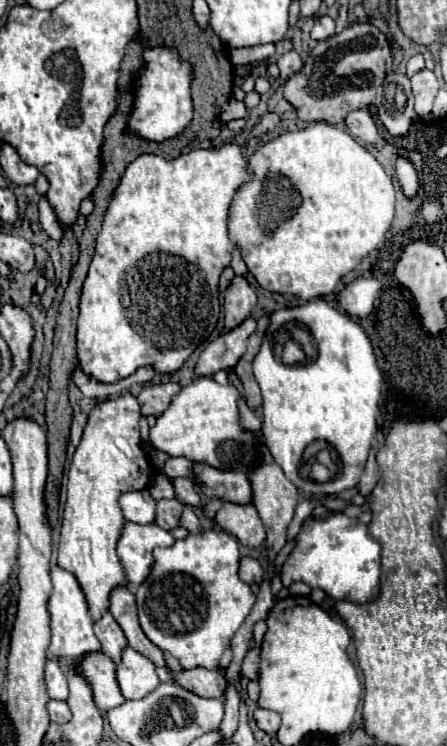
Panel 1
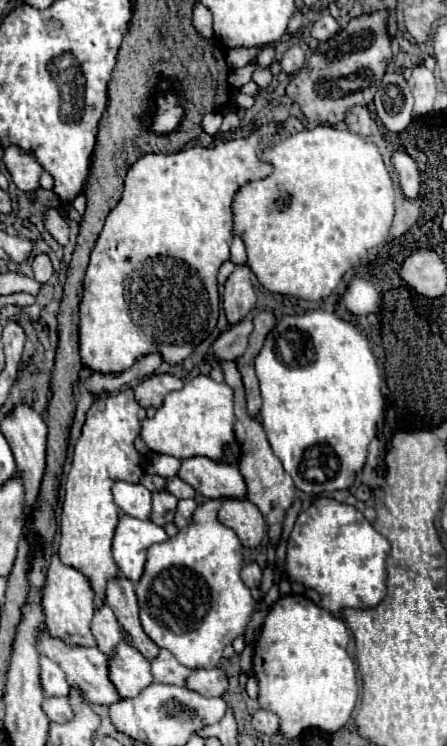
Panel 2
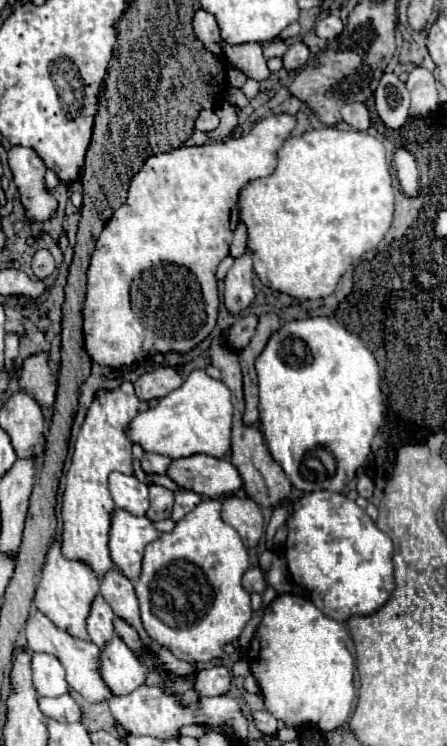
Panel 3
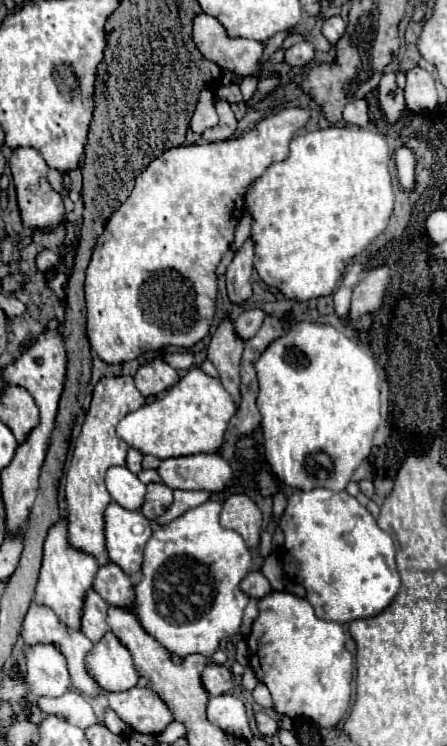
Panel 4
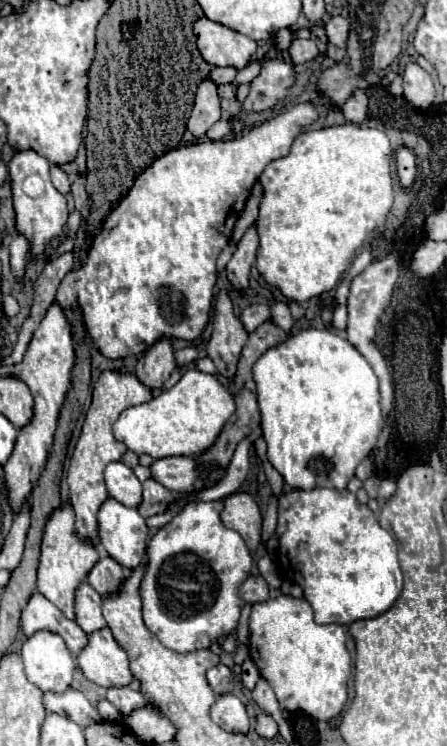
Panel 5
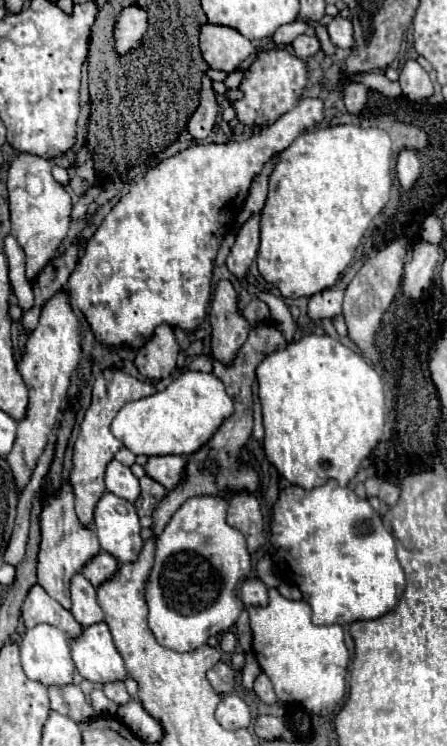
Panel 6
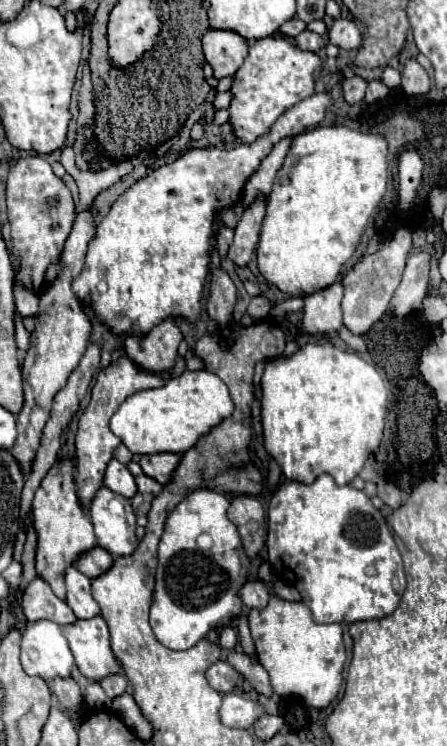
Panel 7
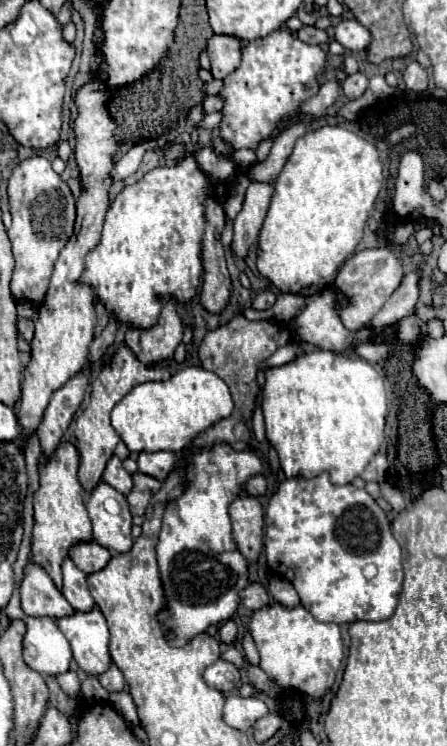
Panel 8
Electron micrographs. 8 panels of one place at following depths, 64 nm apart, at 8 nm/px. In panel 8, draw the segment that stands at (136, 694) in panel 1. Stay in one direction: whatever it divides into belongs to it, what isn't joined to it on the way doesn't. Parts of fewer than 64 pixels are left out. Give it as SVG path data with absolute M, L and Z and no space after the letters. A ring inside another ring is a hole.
M94 606L88 612L74 612L56 620L62 634L68 638L74 660L78 666L92 676L100 676L108 664L112 664L108 652L108 626L100 608Z

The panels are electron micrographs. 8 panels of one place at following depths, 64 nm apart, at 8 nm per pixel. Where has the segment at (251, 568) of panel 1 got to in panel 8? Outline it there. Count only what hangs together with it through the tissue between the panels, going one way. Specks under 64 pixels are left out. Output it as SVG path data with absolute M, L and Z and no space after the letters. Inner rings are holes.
M248 584L244 592L240 592L240 598L248 610L260 610L270 604L270 596L262 584Z

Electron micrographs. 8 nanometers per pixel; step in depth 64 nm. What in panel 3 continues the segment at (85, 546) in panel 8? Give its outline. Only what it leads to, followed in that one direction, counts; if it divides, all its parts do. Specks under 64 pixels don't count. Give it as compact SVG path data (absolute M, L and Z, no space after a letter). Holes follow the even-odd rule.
M112 568L112 570L108 570L102 576L100 594L110 604L114 614L124 618L124 620L128 620L128 624L132 624L140 632L142 642L146 646L150 646L152 640L150 640L150 636L142 628L140 614L138 614L138 600L136 600L136 594L134 594L134 586L132 586L132 582L118 568Z

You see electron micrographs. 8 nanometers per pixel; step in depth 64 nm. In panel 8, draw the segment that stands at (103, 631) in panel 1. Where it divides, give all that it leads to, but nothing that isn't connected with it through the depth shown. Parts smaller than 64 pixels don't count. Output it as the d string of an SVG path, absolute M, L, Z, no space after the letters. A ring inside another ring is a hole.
M66 558L62 562L62 574L64 574L62 594L66 596L66 600L72 604L74 610L88 612L88 608L94 606L94 600L92 600L92 596L88 592L86 574L70 558Z

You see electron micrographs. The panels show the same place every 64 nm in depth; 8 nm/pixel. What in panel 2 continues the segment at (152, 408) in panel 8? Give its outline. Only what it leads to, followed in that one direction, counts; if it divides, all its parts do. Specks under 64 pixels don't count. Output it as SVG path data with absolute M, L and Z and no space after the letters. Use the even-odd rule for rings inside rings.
M198 374L184 384L182 390L168 392L162 406L156 408L152 418L140 420L140 438L152 452L168 454L174 458L208 456L216 462L238 464L240 444L234 438L234 404L232 388L218 384L210 376Z

